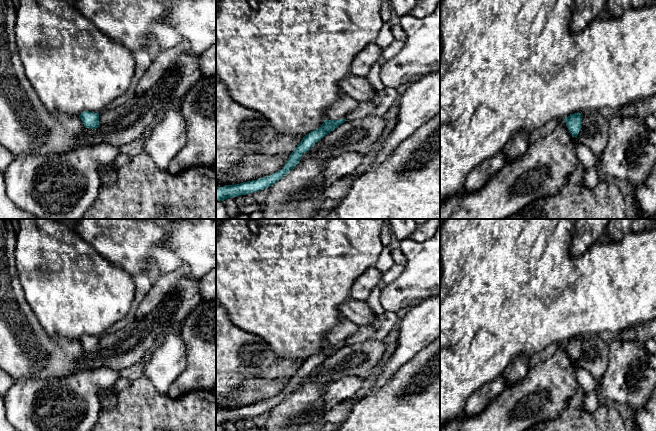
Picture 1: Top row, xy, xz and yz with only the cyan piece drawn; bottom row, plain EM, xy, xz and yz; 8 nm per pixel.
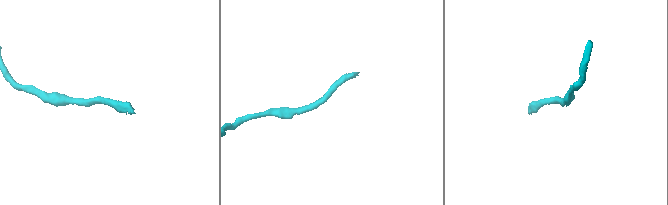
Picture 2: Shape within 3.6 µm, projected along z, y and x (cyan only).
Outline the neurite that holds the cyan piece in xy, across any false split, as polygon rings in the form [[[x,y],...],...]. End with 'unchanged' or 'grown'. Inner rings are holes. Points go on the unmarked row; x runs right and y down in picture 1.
[[[84,335],[79,339],[85,352],[96,353],[99,351],[99,337]]] | unchanged

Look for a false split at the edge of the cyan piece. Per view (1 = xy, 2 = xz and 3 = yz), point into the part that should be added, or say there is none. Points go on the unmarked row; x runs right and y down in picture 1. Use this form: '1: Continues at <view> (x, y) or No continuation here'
1: No continuation here
2: No continuation here
3: No continuation here

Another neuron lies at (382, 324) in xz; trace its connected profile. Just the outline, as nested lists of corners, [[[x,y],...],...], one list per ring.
[[[385,311],[377,315],[370,325],[359,326],[358,332],[346,340],[346,345],[362,343],[369,340],[384,340],[394,326],[399,323],[395,312]]]

